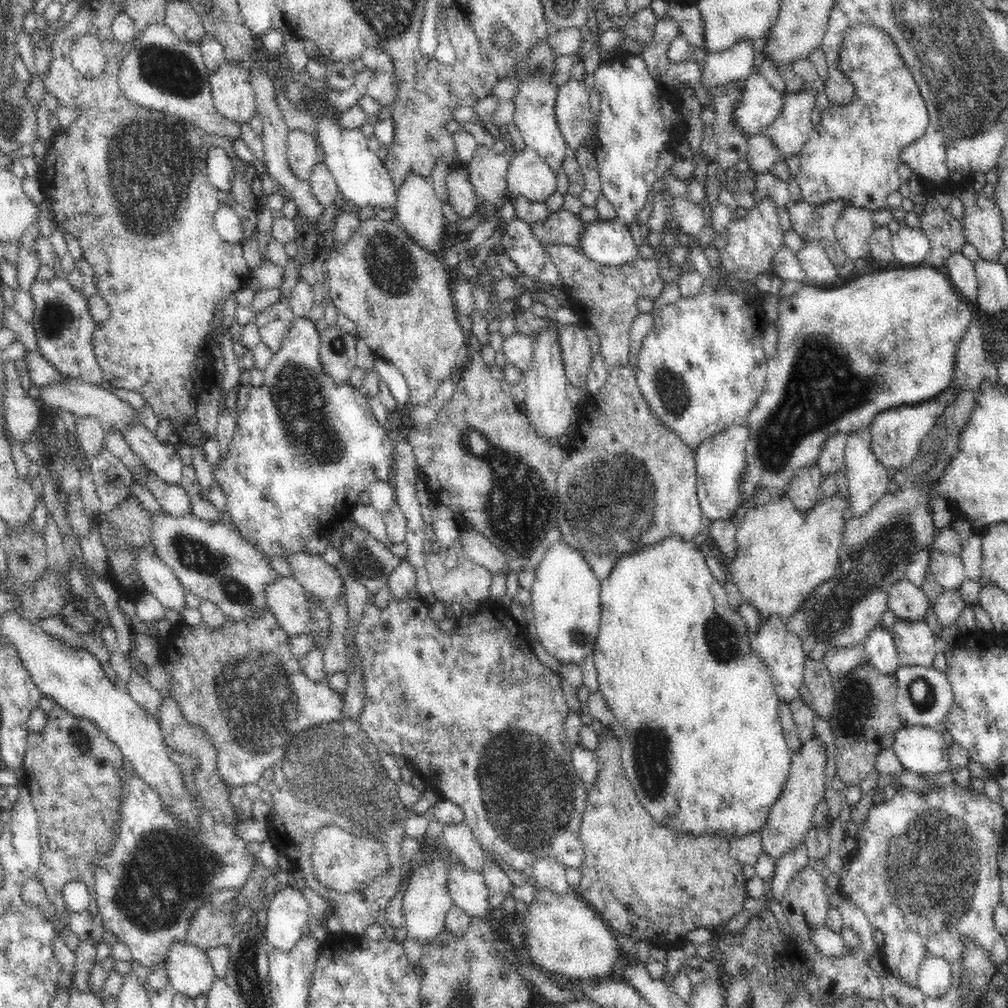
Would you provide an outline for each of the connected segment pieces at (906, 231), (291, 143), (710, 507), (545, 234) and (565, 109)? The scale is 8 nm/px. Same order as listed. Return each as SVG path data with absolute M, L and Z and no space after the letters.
M904 222L891 234L891 241L896 260L906 267L920 266L931 247L930 239L921 228L911 228Z
M300 129L289 130L287 136L287 157L290 170L296 178L308 181L312 169L318 164L314 136Z
M730 426L722 434L702 442L696 448L696 492L702 507L703 516L711 521L730 519L743 502L742 477L748 470L746 443L750 438L747 426Z
M560 209L548 216L545 223L532 223L531 227L546 247L555 244L570 244L578 248L581 245L581 234L585 231L585 224L580 214Z
M569 76L564 84L559 85L555 113L567 146L572 150L583 147L584 138L592 132L593 118L584 81Z

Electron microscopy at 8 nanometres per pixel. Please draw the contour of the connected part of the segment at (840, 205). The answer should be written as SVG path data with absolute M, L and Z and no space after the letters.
M791 201L785 208L790 212L791 228L802 240L807 242L818 241L828 253L832 264L837 267L849 262L847 254L836 240L835 224L840 213L848 208L845 201L826 201L826 204L812 205L805 201Z

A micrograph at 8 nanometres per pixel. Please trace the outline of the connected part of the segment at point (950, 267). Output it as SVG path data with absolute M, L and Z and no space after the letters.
M955 252L948 257L944 270L950 277L955 289L972 302L977 300L978 279L975 275L973 260L966 258L961 252Z

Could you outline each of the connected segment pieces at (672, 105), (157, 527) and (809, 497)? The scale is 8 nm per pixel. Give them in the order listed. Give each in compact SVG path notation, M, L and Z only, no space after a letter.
M622 56L611 62L602 63L595 71L595 86L600 93L600 112L596 124L596 144L592 149L597 158L602 195L614 206L620 220L630 225L638 212L646 206L650 188L658 180L656 166L660 152L673 151L674 146L684 139L682 99L675 88L670 89L652 78L641 56Z
M162 512L162 514L150 514L150 517L152 517L152 522L150 522L149 544L164 561L164 564L174 571L184 589L196 594L202 600L213 602L227 618L232 620L244 620L256 608L266 608L264 584L272 582L278 574L263 556L263 552L256 548L252 542L244 539L232 525L226 524L224 521L204 522L191 512L180 516Z
M817 465L802 468L794 477L786 482L786 496L792 499L794 506L800 511L810 510L818 502L822 472Z

